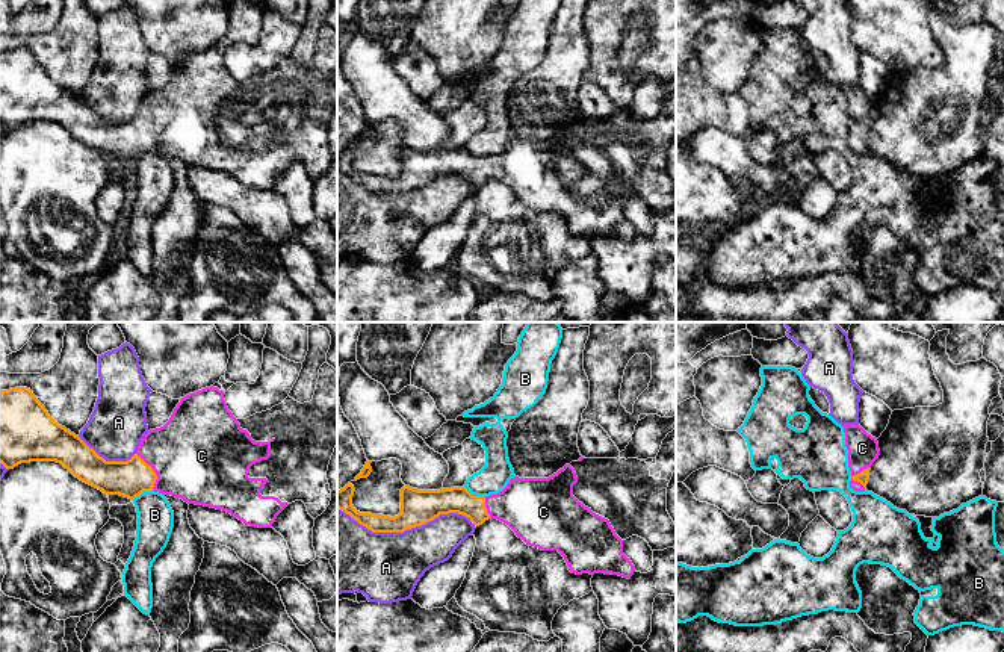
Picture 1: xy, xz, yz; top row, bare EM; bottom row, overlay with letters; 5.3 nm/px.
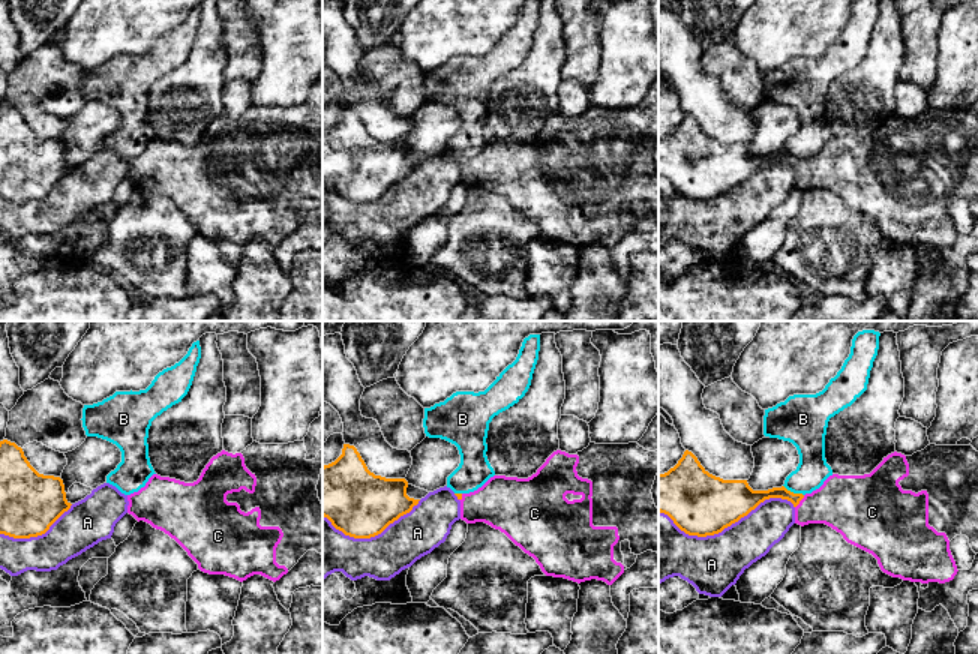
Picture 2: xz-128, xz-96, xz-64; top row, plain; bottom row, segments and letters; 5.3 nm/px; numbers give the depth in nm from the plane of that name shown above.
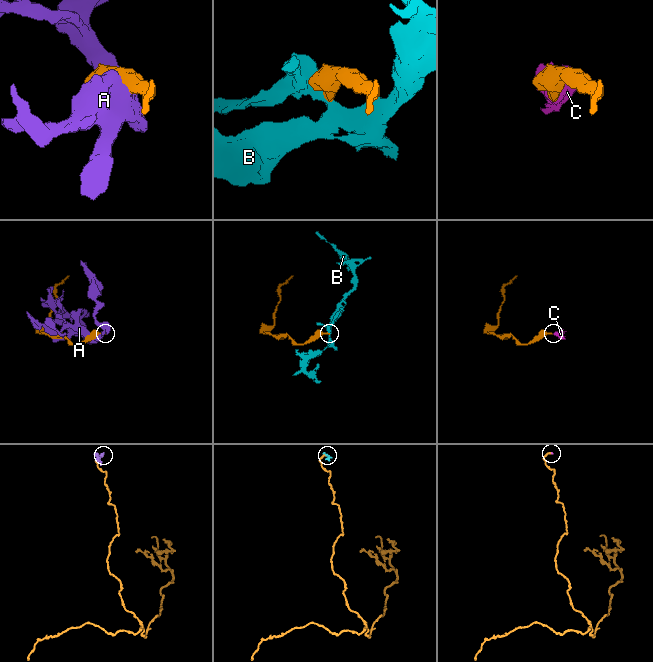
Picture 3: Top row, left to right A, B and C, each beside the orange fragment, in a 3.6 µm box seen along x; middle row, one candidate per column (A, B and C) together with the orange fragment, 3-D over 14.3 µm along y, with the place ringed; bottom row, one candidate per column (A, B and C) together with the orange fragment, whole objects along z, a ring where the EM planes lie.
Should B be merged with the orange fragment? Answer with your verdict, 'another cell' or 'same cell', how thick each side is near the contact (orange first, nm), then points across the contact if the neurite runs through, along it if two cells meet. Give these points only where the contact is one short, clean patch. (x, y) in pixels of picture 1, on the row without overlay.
another cell; calibres 160 and 160 nm; border xz (464, 147), (472, 155), (484, 158)

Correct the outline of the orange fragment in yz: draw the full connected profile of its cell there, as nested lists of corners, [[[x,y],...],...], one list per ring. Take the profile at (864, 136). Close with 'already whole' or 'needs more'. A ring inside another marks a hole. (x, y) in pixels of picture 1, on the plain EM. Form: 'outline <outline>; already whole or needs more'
outline [[[844,86],[844,94],[851,135],[850,148],[856,153],[865,153],[871,127],[880,116],[878,103],[860,86]]]; needs more

